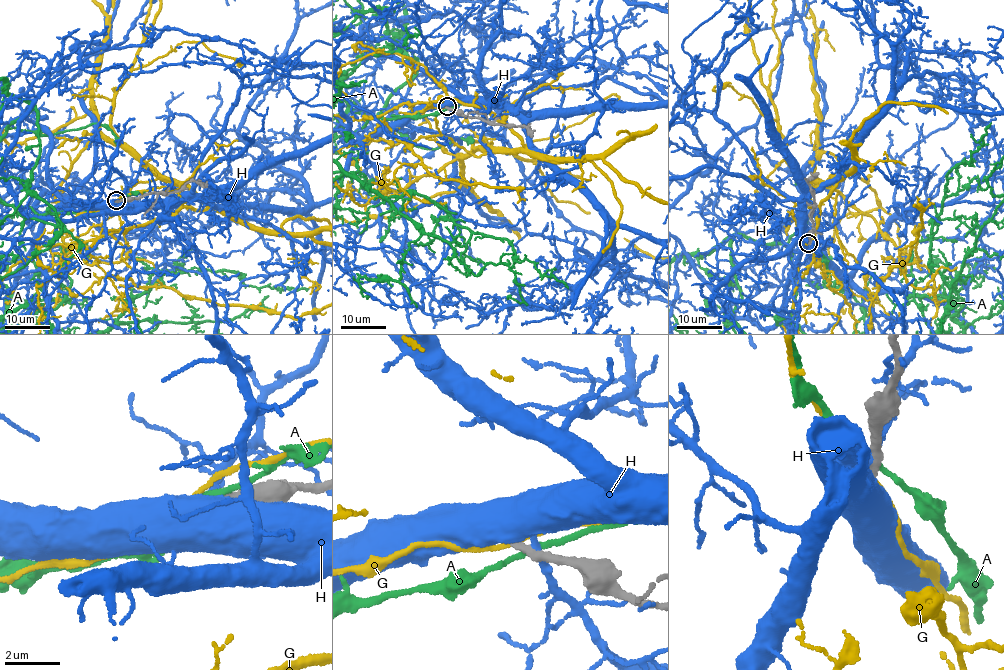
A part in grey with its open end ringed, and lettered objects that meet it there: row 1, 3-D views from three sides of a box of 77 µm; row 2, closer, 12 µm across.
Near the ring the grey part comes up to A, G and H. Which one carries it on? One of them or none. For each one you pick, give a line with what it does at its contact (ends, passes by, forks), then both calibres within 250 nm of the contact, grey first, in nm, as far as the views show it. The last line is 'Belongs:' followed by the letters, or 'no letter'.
Belongs: no letter

